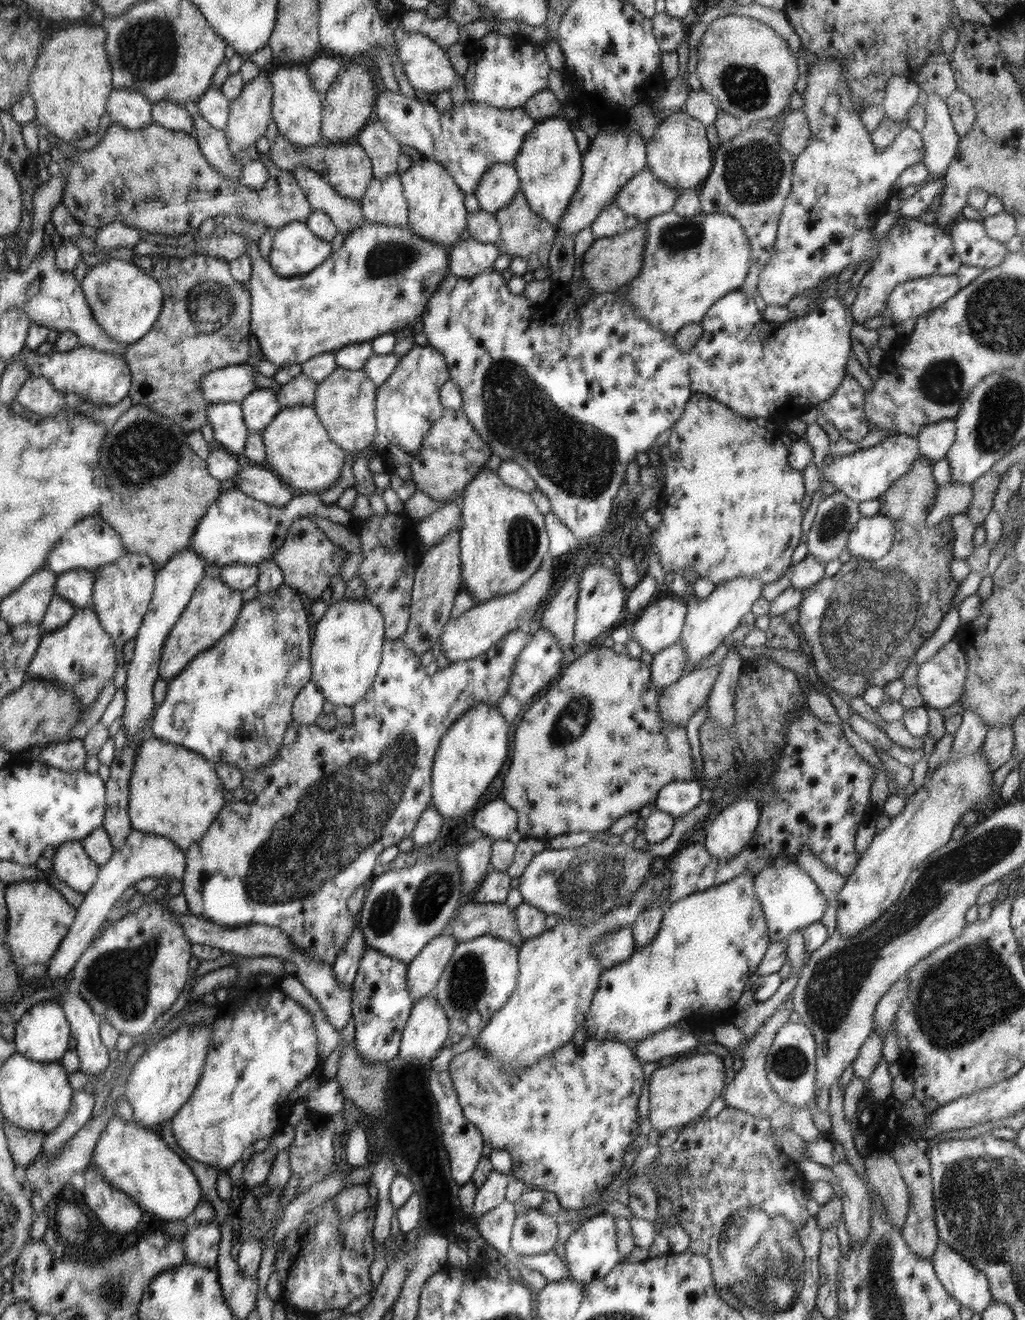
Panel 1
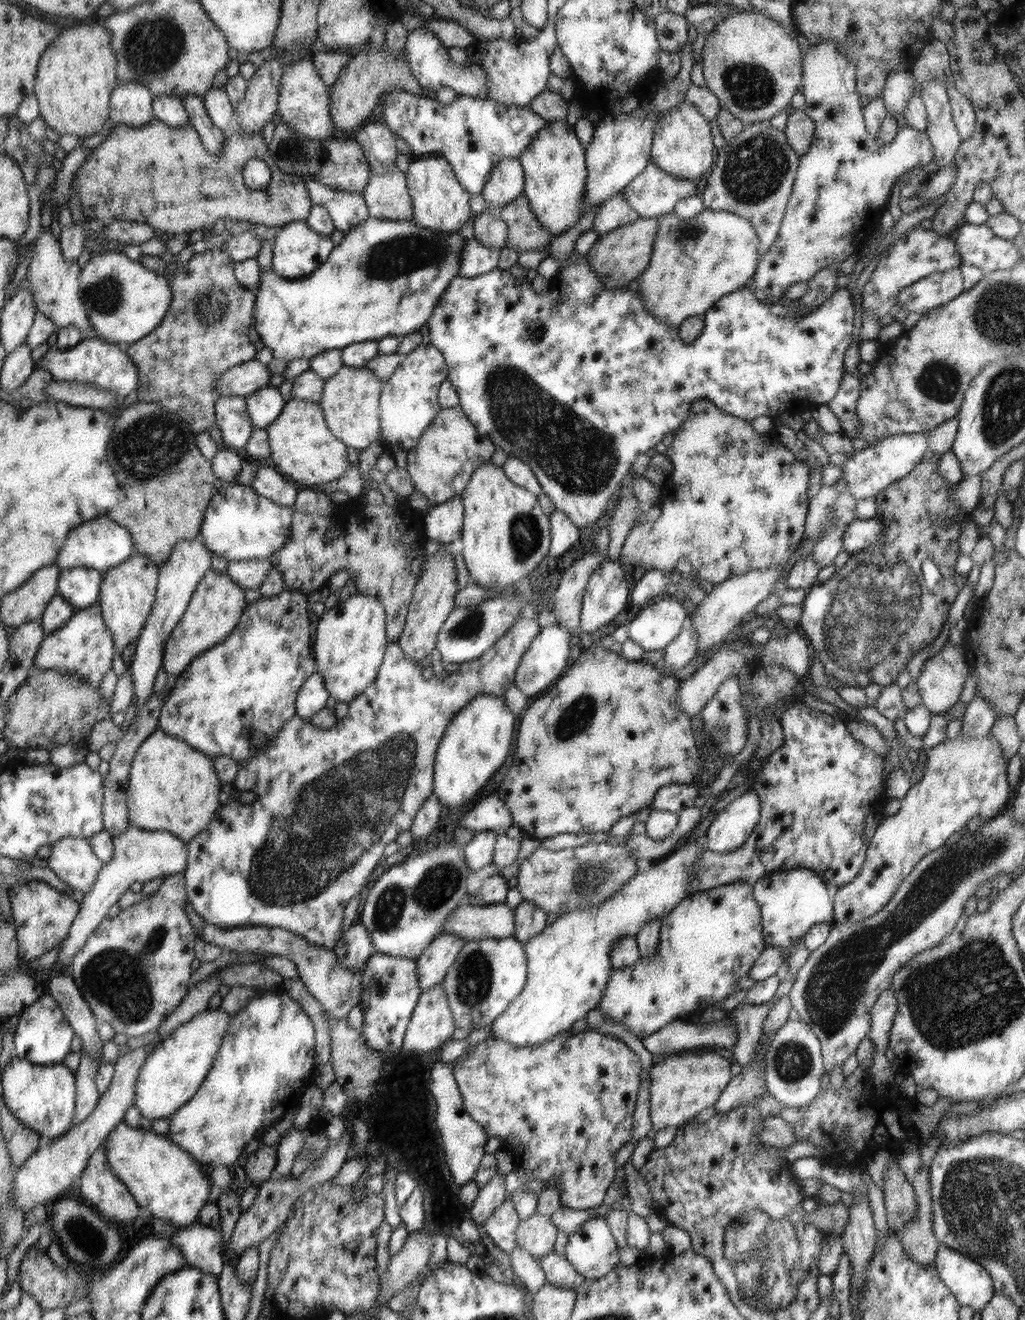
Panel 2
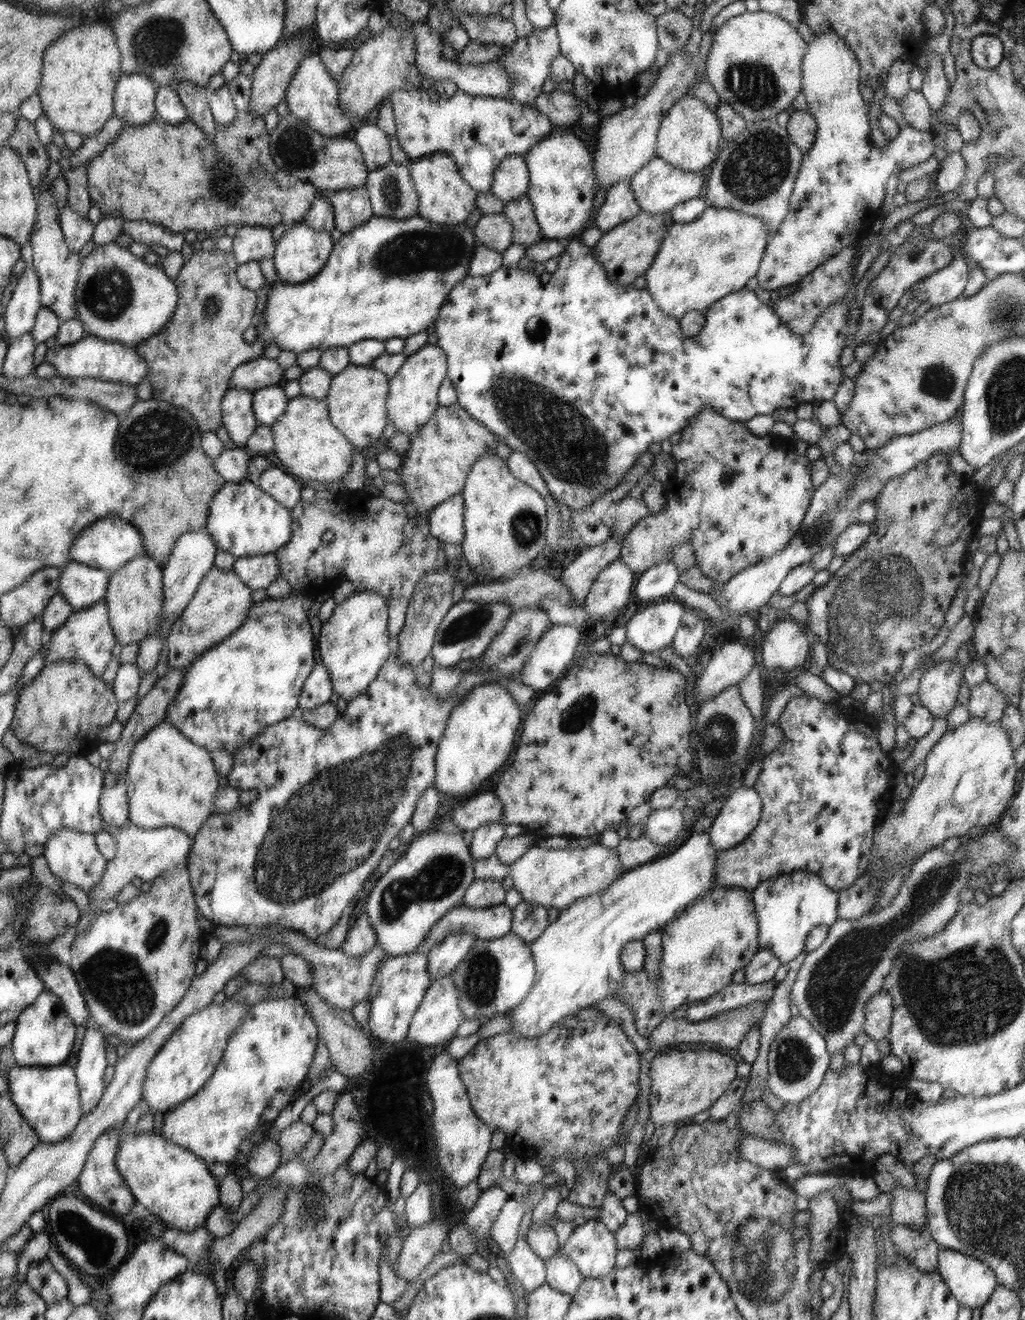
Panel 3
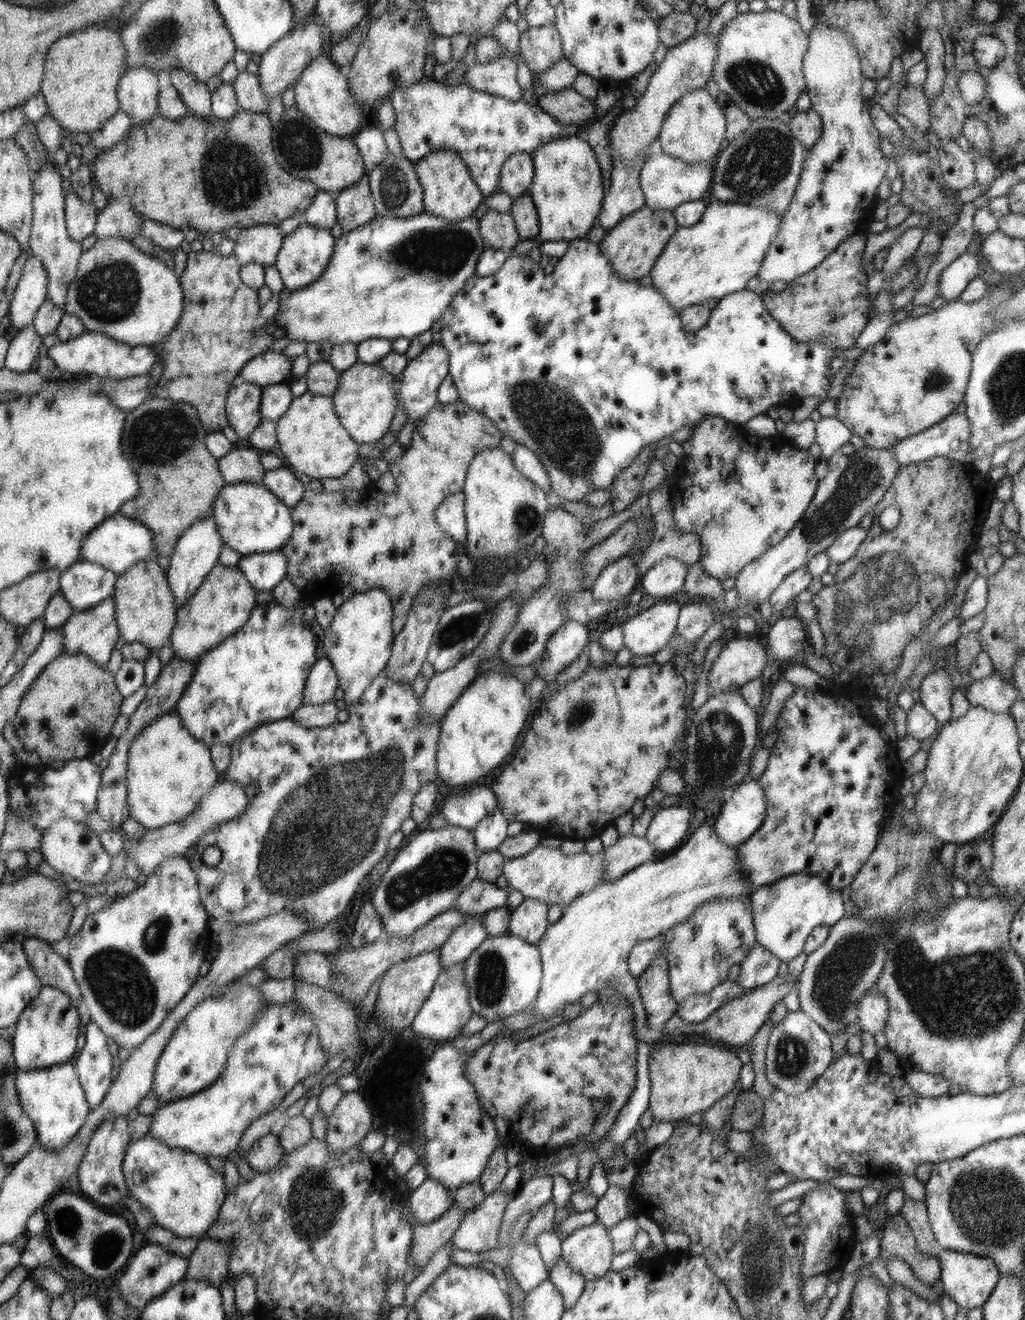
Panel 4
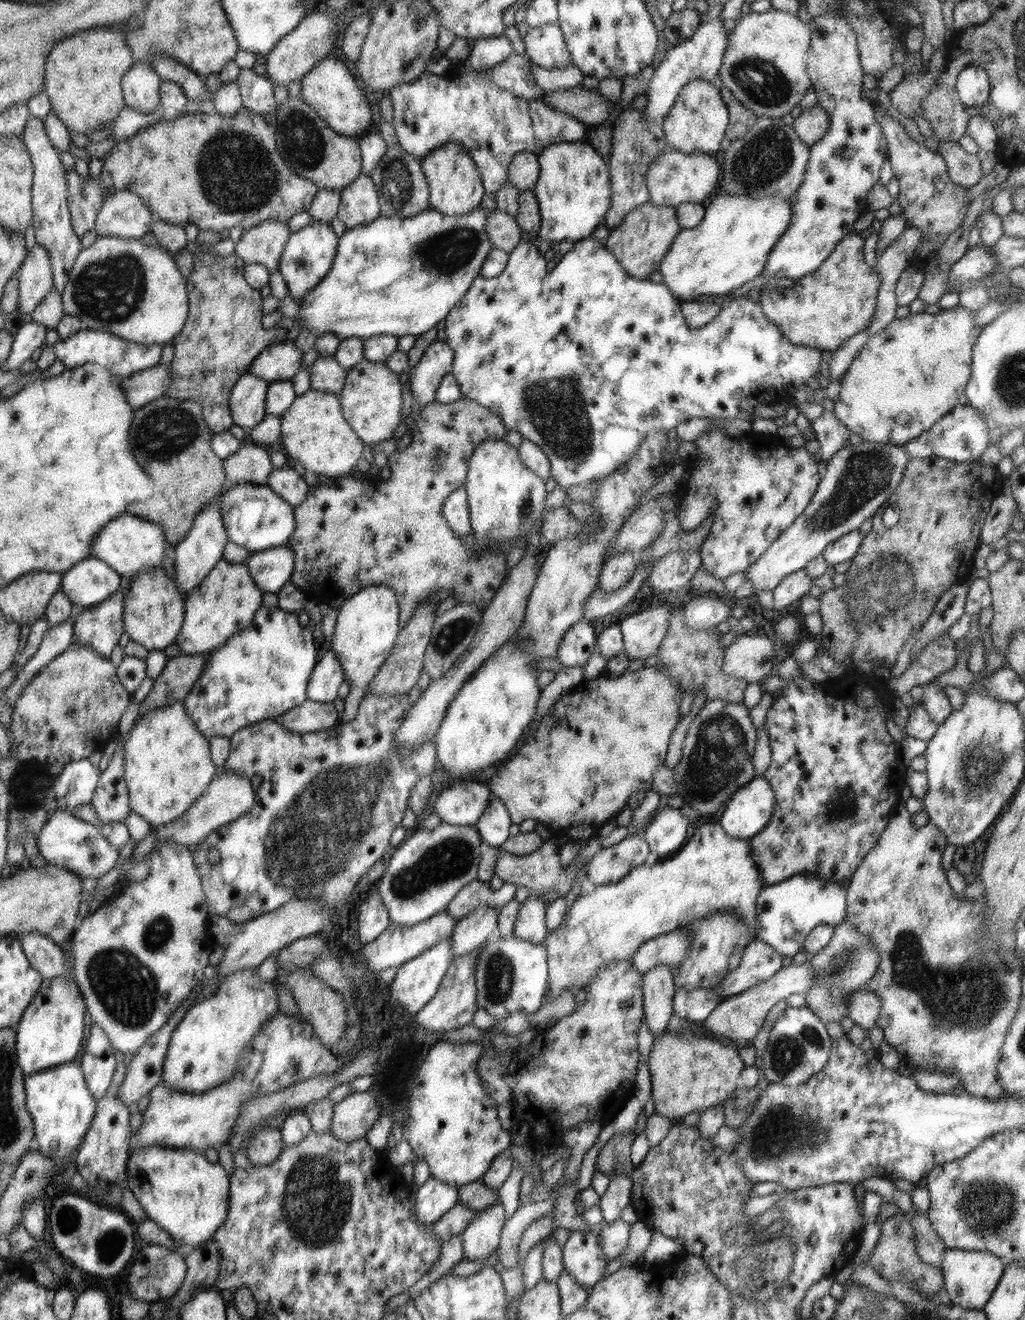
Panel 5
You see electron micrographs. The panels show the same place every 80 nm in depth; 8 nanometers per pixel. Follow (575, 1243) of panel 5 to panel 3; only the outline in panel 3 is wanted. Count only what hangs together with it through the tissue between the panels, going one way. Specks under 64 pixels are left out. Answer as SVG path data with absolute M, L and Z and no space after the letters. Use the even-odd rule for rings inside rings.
M596 1219L578 1225L560 1250L586 1279L604 1278L613 1271L617 1251L614 1233Z

